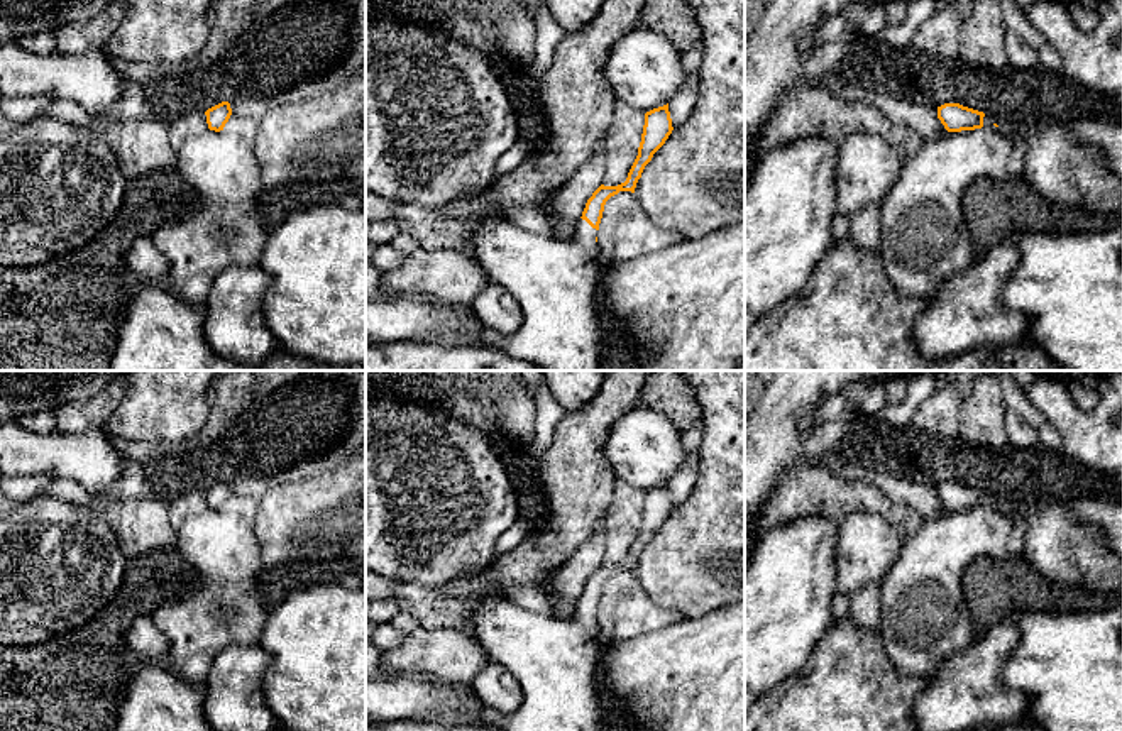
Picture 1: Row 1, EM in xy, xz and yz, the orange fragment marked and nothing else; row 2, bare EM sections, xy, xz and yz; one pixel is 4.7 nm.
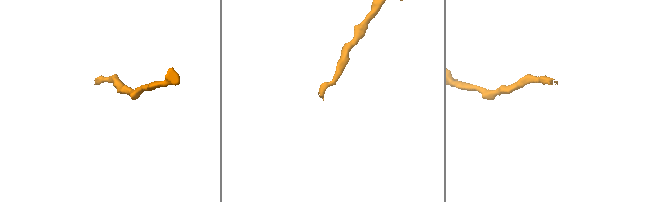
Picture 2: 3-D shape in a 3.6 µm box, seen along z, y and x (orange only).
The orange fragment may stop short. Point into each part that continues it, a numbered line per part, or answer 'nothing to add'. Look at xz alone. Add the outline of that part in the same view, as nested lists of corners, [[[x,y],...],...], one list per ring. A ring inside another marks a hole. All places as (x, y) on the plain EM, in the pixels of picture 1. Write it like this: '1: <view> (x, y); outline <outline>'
1: xz (554, 659); outline [[[472,596],[467,601],[465,619],[472,626],[474,638],[487,653],[491,662],[508,668],[523,689],[523,702],[513,714],[486,711],[484,726],[503,731],[601,731],[601,704],[594,679],[599,660],[597,609],[580,597],[570,618],[545,616],[518,606],[509,596]]]

